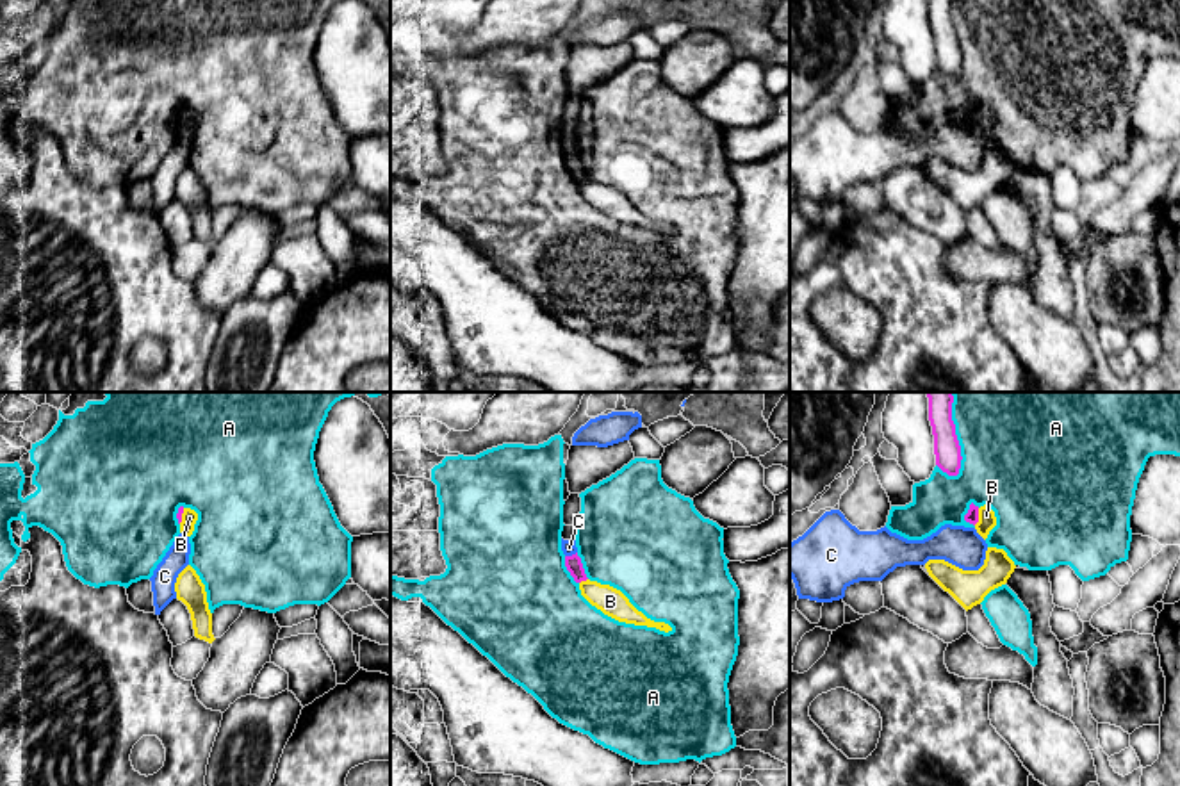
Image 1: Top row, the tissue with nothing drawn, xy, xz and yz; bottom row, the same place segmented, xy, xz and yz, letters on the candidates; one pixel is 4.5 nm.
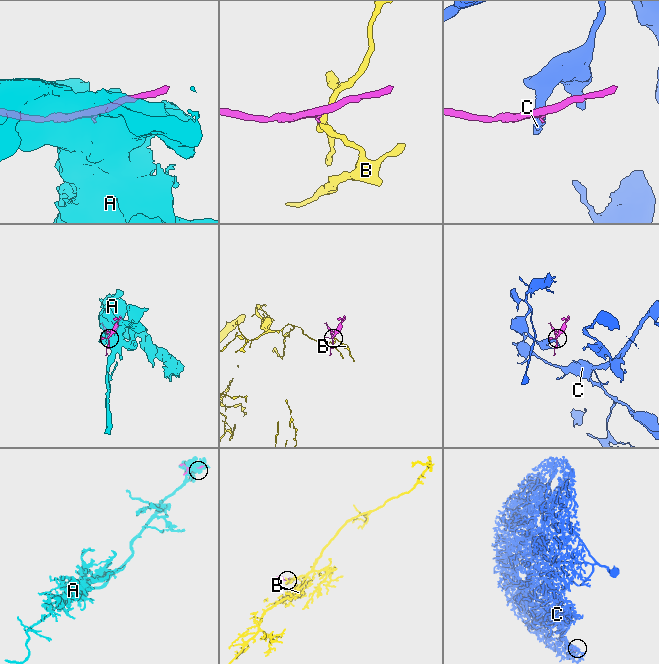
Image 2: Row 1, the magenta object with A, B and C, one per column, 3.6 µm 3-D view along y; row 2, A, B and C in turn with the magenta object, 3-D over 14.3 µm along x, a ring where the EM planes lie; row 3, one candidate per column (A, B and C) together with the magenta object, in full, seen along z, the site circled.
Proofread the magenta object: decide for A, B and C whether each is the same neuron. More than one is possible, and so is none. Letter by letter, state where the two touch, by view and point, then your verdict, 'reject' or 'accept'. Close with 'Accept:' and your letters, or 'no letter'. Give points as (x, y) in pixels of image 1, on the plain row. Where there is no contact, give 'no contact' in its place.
A: meets magenta in yz at (958, 41); reject
B: meets magenta in yz at (977, 118); reject
C: meets magenta in xz at (573, 155); reject
Accept: no letter

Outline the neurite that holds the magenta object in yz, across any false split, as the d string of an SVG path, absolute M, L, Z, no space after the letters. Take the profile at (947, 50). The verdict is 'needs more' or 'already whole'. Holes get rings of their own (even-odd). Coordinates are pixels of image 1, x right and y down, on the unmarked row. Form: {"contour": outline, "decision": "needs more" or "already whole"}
{"contour": "M929 0L929 21L934 36L936 66L948 77L961 70L961 46L952 21L954 0Z", "decision": "already whole"}

